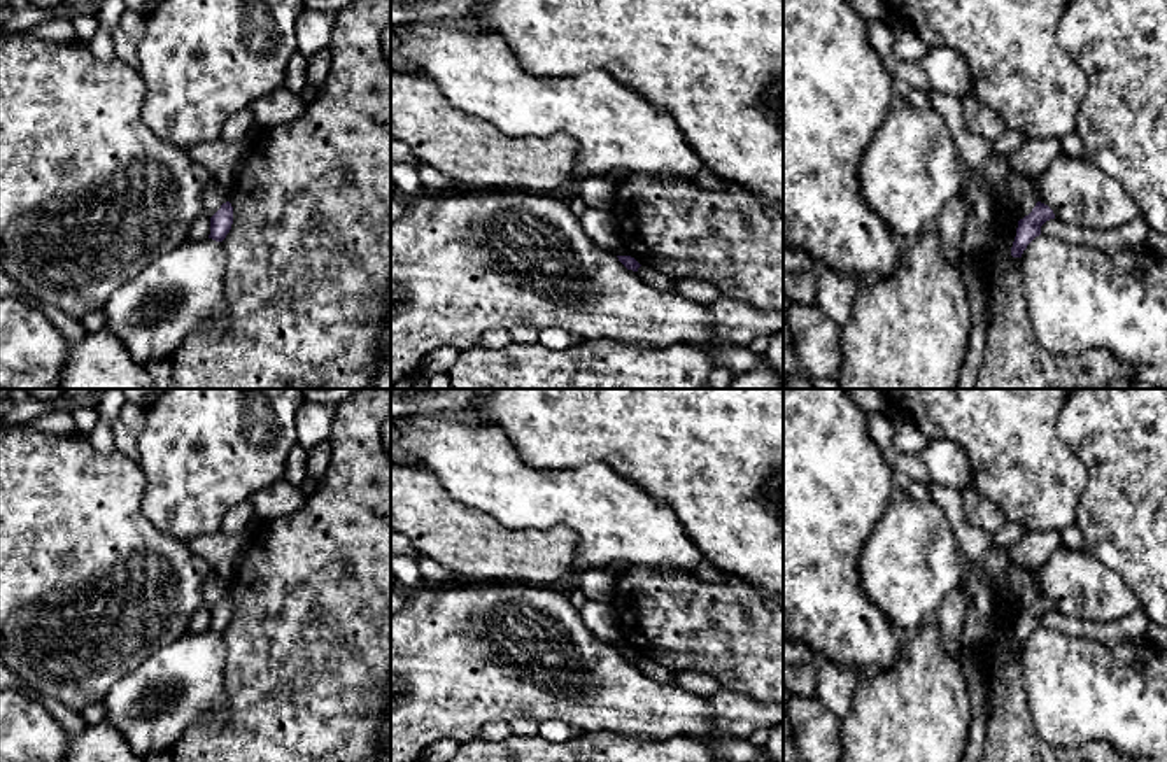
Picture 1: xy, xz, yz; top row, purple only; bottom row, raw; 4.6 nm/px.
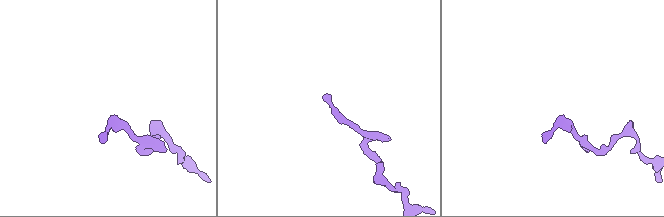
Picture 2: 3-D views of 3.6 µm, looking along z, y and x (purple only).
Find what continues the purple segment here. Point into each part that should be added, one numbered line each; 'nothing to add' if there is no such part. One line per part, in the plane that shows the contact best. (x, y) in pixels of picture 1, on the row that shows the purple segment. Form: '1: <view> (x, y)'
nothing to add

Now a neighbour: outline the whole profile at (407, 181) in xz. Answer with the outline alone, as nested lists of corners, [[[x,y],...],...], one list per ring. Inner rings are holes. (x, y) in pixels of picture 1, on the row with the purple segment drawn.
[[[391,163],[391,179],[396,184],[398,193],[403,193],[407,198],[426,194],[415,166]]]

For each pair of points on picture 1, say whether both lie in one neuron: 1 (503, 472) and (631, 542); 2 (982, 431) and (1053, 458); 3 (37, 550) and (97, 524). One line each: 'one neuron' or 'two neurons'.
1: one neuron
2: one neuron
3: one neuron

